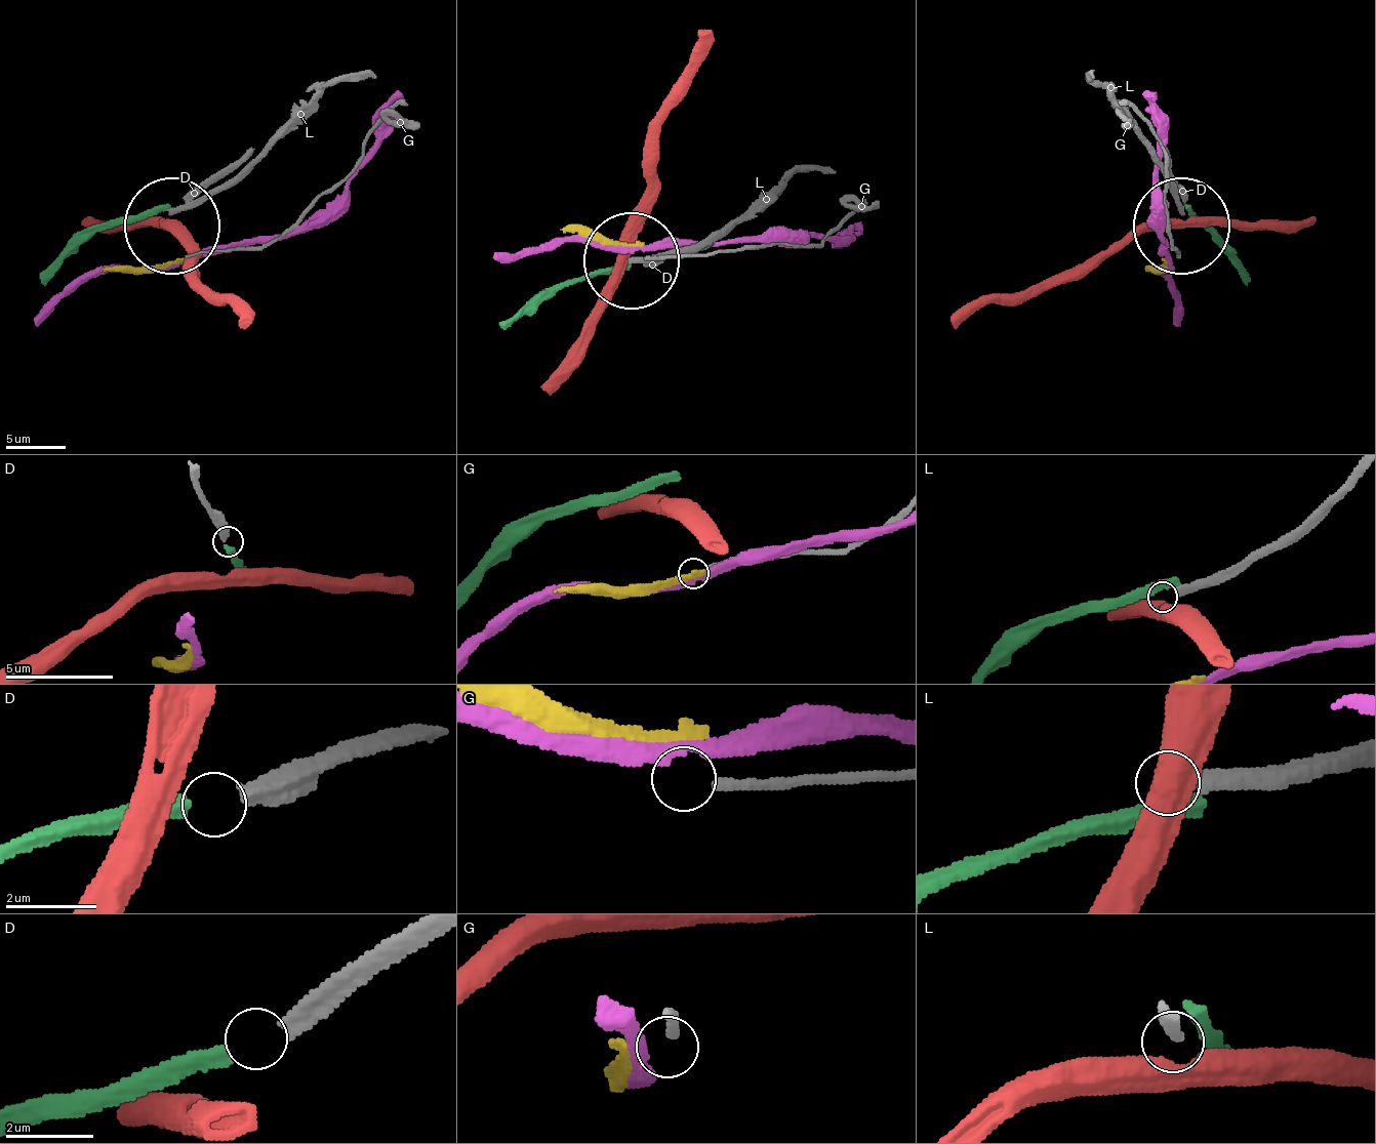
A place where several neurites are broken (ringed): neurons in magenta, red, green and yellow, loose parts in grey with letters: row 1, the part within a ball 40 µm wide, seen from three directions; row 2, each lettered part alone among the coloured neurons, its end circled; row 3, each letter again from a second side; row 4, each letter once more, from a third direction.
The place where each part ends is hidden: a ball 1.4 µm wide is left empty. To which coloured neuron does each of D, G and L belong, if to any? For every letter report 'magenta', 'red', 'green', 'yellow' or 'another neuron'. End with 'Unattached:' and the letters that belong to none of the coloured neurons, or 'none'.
D: green
G: another neuron
L: another neuron
Unattached: G, L

